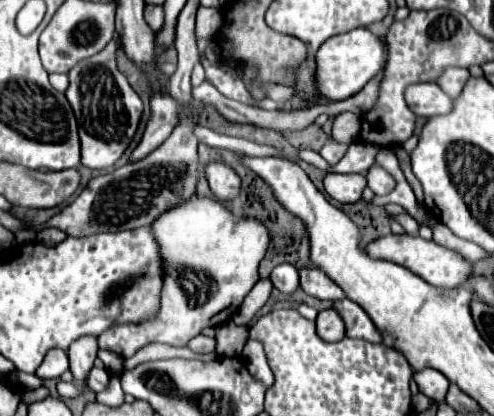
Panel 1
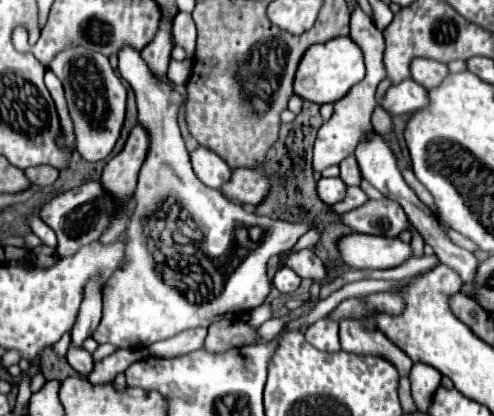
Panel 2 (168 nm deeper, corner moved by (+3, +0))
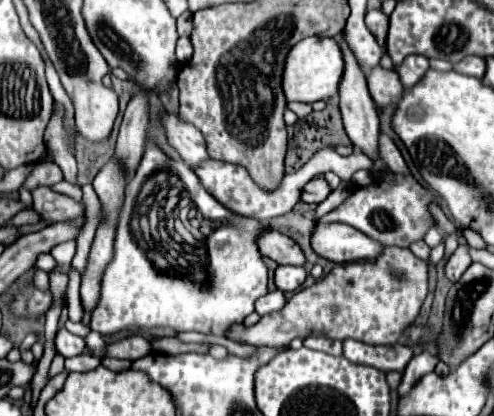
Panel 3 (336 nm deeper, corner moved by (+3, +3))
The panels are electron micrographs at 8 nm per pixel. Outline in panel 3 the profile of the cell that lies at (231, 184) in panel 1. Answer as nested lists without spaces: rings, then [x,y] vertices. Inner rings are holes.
[[[176,114],[164,116],[164,128],[166,128],[168,142],[180,152],[182,160],[190,168],[196,168],[200,162],[210,160],[204,136],[198,128],[194,128],[192,124],[184,124],[182,120],[178,120]]]

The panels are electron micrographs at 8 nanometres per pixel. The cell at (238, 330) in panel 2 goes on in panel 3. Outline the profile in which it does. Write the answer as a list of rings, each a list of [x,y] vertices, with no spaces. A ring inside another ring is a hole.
[[[384,248],[382,256],[376,262],[340,264],[310,288],[296,292],[280,312],[266,314],[260,318],[258,324],[248,328],[244,324],[232,324],[224,336],[228,340],[252,346],[288,346],[294,338],[298,336],[306,338],[310,334],[328,336],[336,340],[354,338],[366,344],[394,344],[402,338],[404,328],[416,320],[426,294],[428,294],[428,264],[424,260],[418,260],[410,252],[410,248]]]

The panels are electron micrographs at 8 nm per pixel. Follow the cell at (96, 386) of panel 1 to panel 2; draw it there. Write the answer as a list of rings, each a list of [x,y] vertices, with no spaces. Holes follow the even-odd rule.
[[[70,345],[68,347],[68,353],[66,353],[66,359],[68,363],[80,373],[80,375],[88,375],[92,371],[92,355],[84,349],[84,347],[78,347],[78,345]]]

